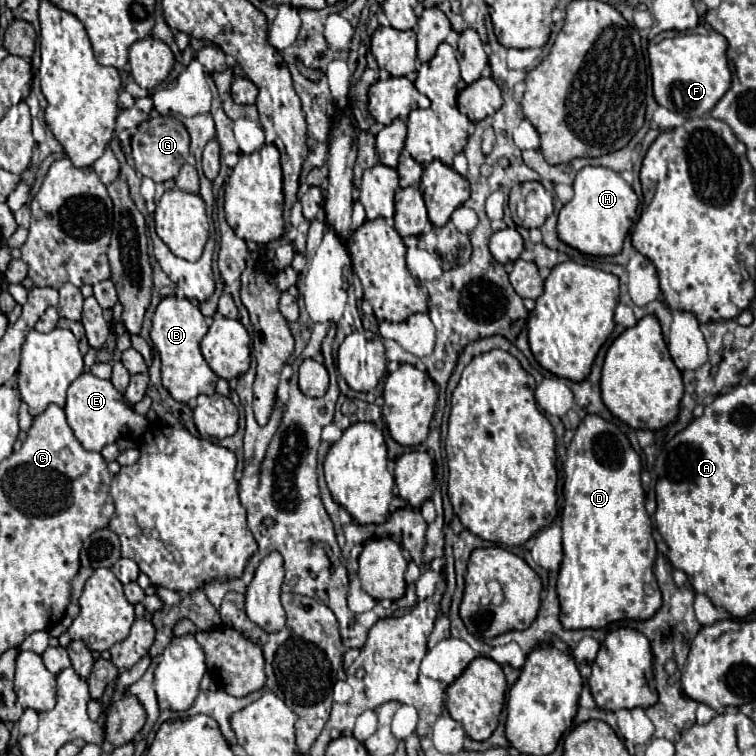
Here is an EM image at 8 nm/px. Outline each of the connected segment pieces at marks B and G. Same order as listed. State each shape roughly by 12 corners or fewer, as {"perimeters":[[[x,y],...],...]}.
{"perimeters":[[[162,298],[150,338],[162,384],[186,404],[216,392],[200,352],[210,320],[188,298]],[[182,120],[142,122],[131,141],[141,177],[166,182],[188,158]]]}

